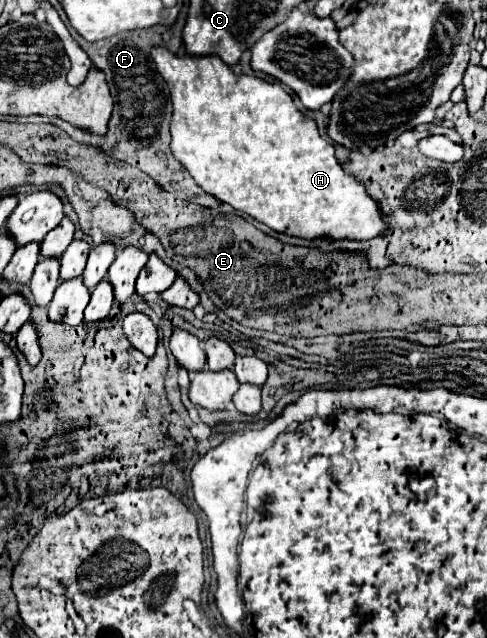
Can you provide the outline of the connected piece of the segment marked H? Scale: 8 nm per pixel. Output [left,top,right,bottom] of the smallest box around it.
[152,47,388,241]

